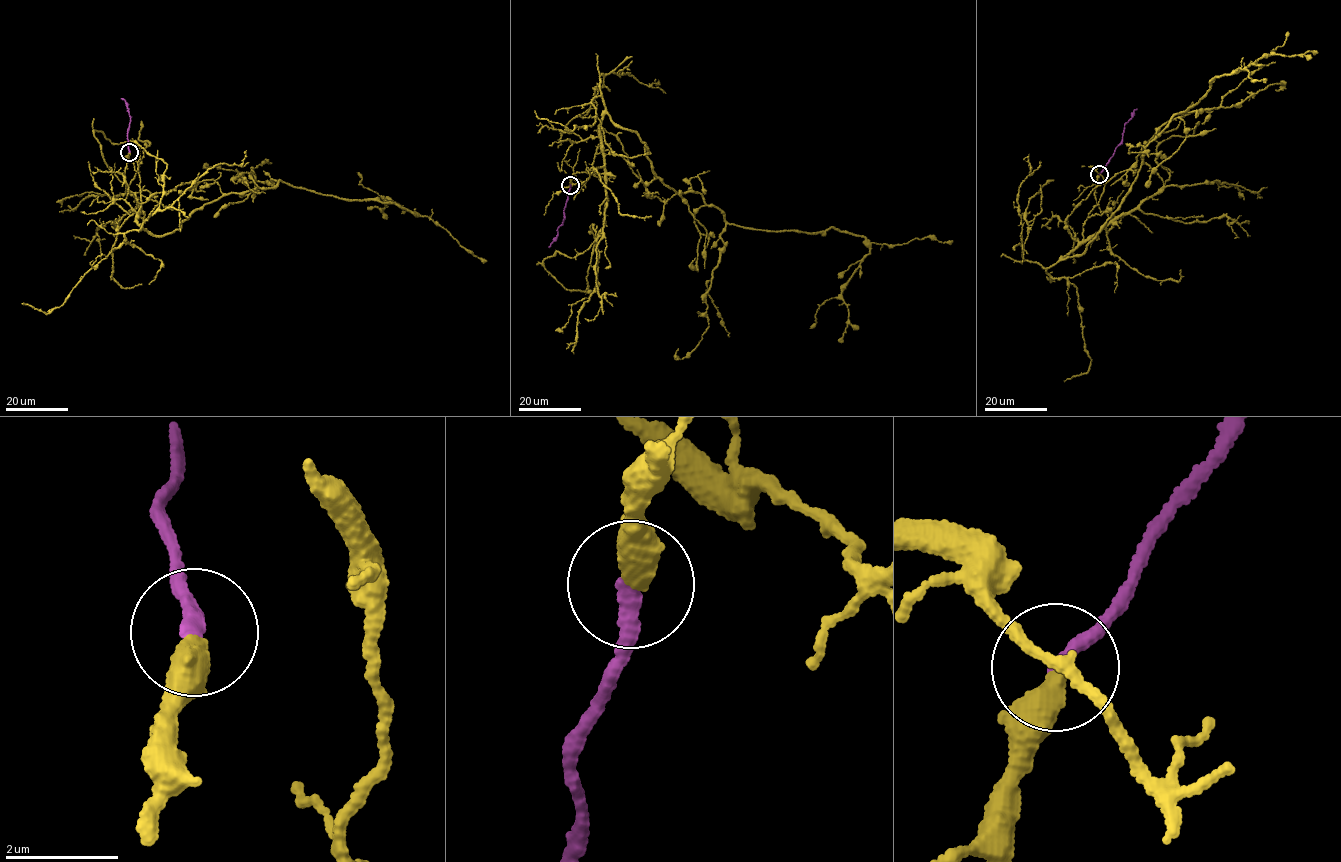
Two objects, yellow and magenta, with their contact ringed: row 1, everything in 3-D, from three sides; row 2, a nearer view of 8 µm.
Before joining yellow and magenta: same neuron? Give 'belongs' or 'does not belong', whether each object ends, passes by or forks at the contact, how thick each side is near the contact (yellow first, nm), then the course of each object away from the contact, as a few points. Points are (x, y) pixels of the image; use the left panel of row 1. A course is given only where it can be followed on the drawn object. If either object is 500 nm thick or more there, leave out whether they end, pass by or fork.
belongs; yellow ends; magenta ends; calibres 480 and 280 nm; course yellow (129, 152), (138, 215), (151, 195), (213, 179), (224, 193), (280, 181), (416, 214), (357, 172); course magenta (129, 151), (127, 131), (130, 116), (127, 102), (121, 98)

